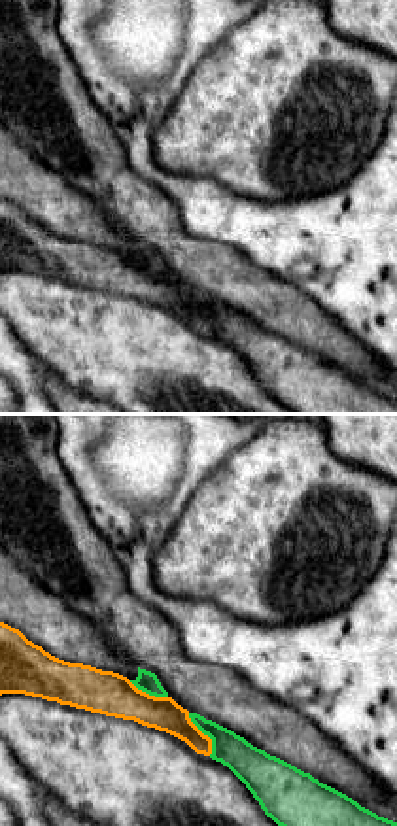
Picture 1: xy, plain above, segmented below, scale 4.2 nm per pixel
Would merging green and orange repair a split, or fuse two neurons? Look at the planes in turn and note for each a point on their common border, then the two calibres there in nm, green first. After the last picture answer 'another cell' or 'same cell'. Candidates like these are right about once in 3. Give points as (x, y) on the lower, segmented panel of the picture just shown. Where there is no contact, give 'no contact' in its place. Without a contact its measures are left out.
(205, 734) | 160/140 nm

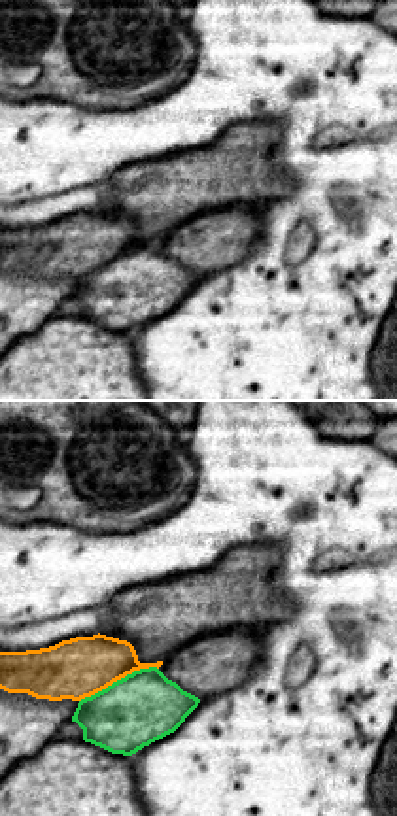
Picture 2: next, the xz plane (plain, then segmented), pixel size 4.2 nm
(118, 680) | 300/260 nm

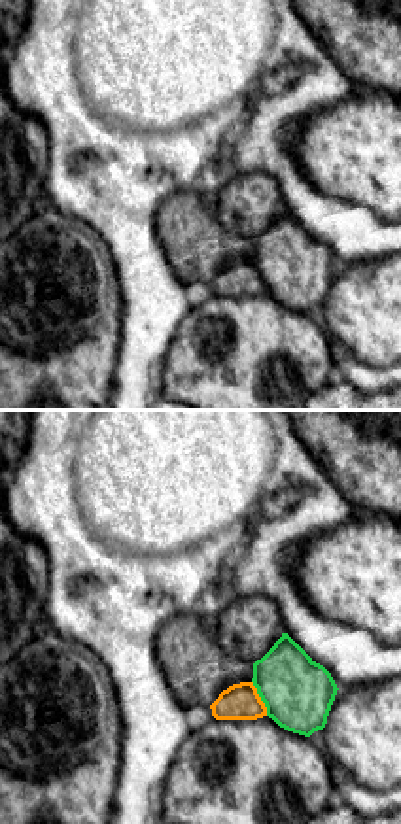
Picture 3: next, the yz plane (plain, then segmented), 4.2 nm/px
(260, 696) | 300/160 nm

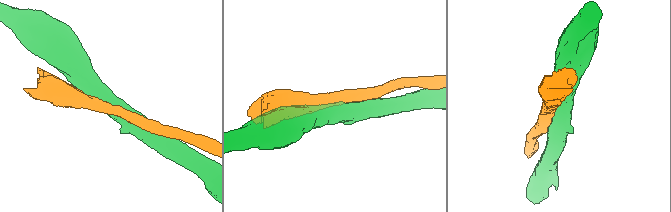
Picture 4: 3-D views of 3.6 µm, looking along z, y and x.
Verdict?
another cell

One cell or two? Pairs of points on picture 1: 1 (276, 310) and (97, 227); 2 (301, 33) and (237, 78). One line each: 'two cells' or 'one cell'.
1: two cells
2: one cell

